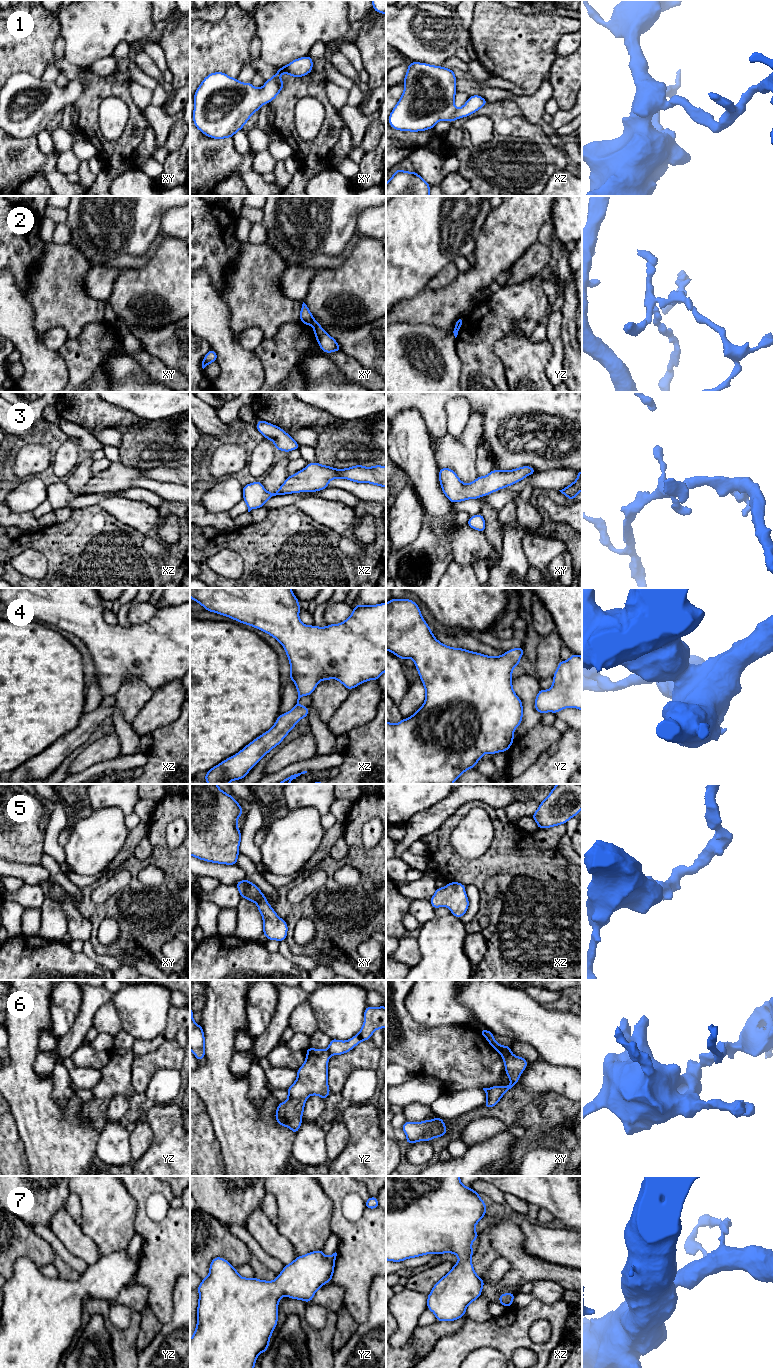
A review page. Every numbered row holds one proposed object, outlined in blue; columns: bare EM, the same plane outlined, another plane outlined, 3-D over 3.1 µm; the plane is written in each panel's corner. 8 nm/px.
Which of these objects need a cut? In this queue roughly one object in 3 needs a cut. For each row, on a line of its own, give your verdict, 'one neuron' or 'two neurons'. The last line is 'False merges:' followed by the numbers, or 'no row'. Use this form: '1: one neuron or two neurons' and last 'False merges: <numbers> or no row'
1: one neuron
2: two neurons
3: one neuron
4: one neuron
5: one neuron
6: two neurons
7: one neuron
False merges: 2, 6

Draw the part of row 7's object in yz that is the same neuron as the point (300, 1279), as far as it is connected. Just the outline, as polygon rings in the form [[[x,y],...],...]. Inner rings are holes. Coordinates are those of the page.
[[[322,1249],[298,1256],[274,1281],[241,1277],[226,1259],[215,1257],[209,1275],[197,1288],[197,1325],[190,1339],[190,1368],[254,1368],[258,1355],[269,1347],[281,1297],[309,1303],[316,1291],[332,1280],[336,1256],[335,1252],[327,1257]]]

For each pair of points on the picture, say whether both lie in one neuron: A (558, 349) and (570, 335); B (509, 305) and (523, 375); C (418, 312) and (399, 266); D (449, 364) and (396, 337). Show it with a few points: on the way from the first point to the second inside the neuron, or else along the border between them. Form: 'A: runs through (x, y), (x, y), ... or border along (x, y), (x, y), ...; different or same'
A: border along (561, 320), (561, 340), (564, 357); different
B: border along (529, 336), (516, 335), (509, 332), (494, 345); different
C: border along (426, 287), (412, 297), (404, 298), (396, 304); different
D: runs through (440, 348), (429, 335), (421, 332), (412, 332); same

